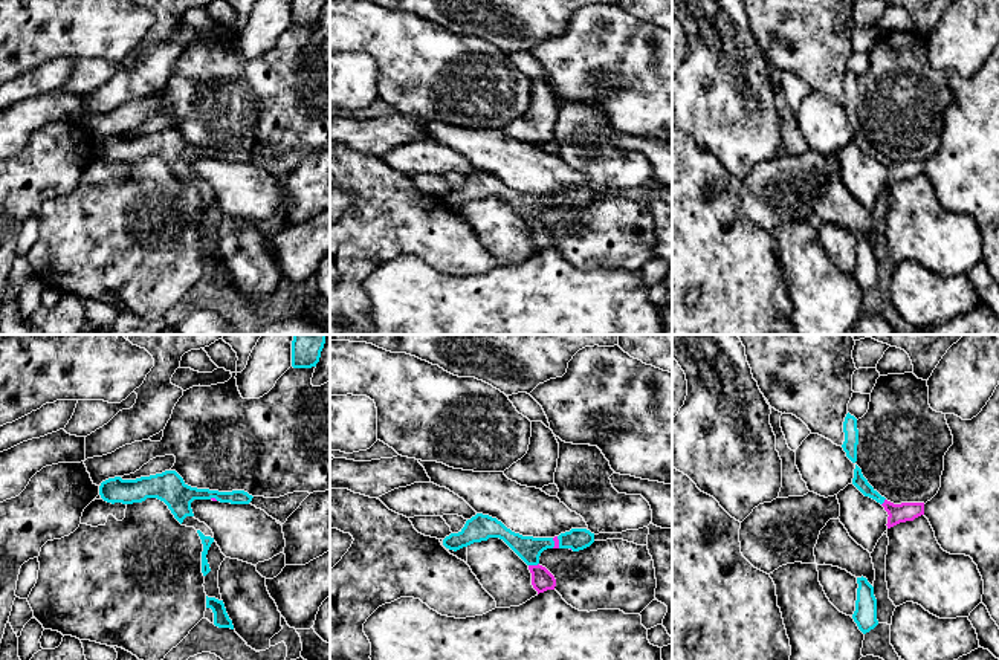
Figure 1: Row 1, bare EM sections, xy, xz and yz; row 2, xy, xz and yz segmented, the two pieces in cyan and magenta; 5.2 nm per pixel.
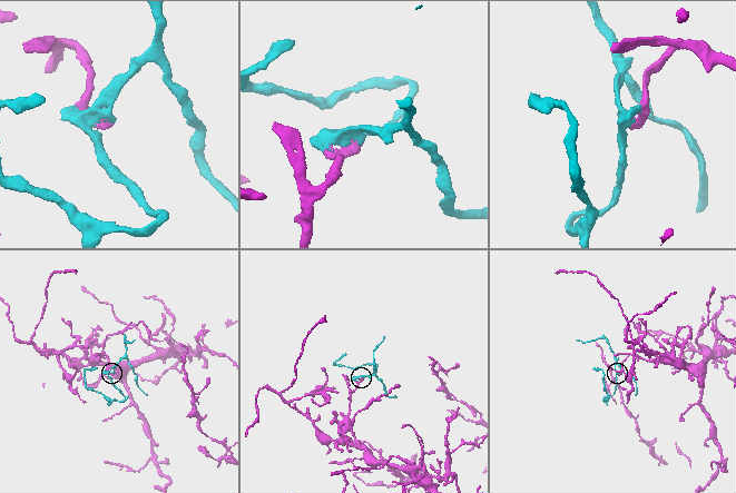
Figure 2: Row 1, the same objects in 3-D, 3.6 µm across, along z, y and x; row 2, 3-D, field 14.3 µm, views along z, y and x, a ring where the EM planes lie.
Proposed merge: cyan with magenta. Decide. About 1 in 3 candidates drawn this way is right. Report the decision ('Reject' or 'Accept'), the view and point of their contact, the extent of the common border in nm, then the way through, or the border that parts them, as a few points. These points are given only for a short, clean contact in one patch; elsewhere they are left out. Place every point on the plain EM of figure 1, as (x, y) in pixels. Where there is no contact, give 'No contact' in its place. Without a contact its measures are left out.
Accept. Touches cyan at xz (533, 222). Shared border 60 nm

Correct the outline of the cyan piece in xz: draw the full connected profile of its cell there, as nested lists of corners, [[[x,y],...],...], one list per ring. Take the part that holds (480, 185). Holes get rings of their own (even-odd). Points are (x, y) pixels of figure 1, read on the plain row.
[[[477,171],[466,179],[458,191],[451,191],[443,197],[449,208],[460,208],[474,200],[487,199],[489,196],[503,197],[527,223],[532,231],[532,243],[539,251],[554,248],[554,234],[539,222],[539,214],[547,206],[584,208],[594,200],[594,191],[587,186],[571,186],[554,196],[522,194],[507,186],[501,179],[489,173]]]

